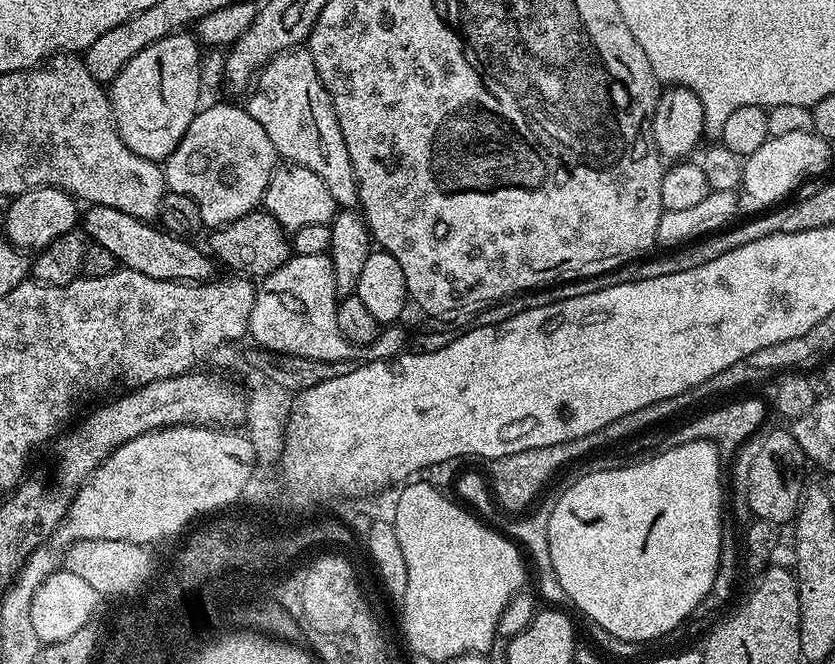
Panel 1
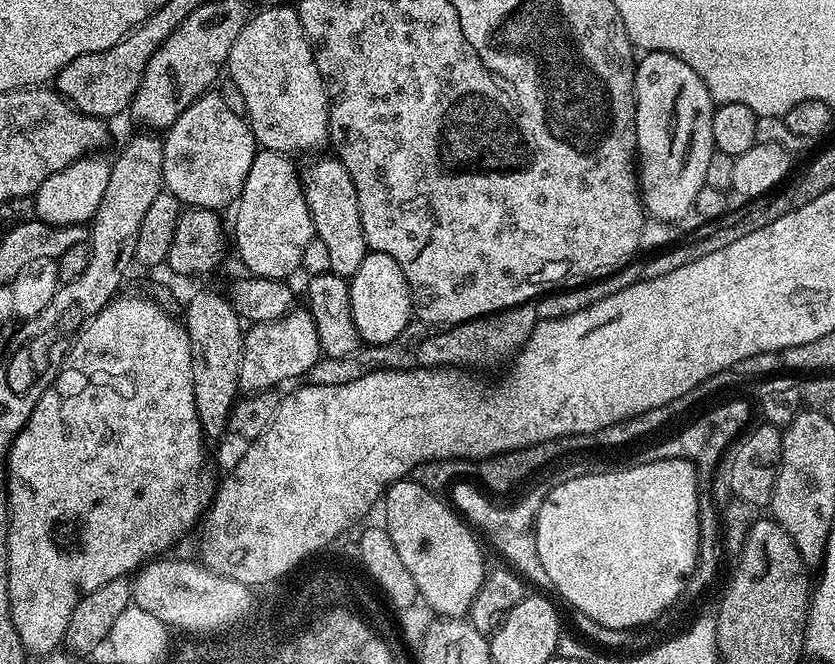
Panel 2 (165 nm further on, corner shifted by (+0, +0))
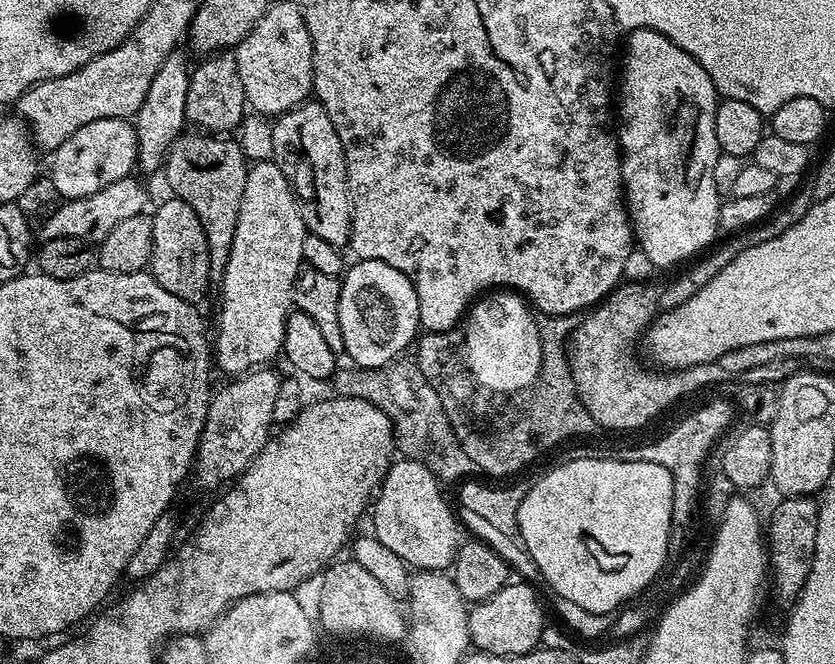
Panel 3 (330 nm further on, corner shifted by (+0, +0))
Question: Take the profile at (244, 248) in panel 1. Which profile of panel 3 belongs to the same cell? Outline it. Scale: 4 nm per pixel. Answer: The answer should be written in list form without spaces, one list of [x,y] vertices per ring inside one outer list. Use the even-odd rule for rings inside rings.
[[[167,198],[151,213],[154,226],[154,246],[150,274],[162,286],[162,290],[170,290],[187,304],[199,305],[200,299],[208,292],[208,283],[214,280],[210,270],[210,246],[206,242],[206,230],[202,230],[202,222],[186,202],[175,198]]]

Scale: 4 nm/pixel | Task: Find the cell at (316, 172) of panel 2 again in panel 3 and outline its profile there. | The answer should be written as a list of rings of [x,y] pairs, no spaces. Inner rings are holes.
[[[318,102],[298,104],[275,117],[272,133],[273,157],[286,178],[292,181],[309,233],[330,242],[330,246],[347,249],[352,233],[352,199],[342,142],[338,138],[338,130],[334,130],[334,122],[330,122],[330,114],[326,114]]]

